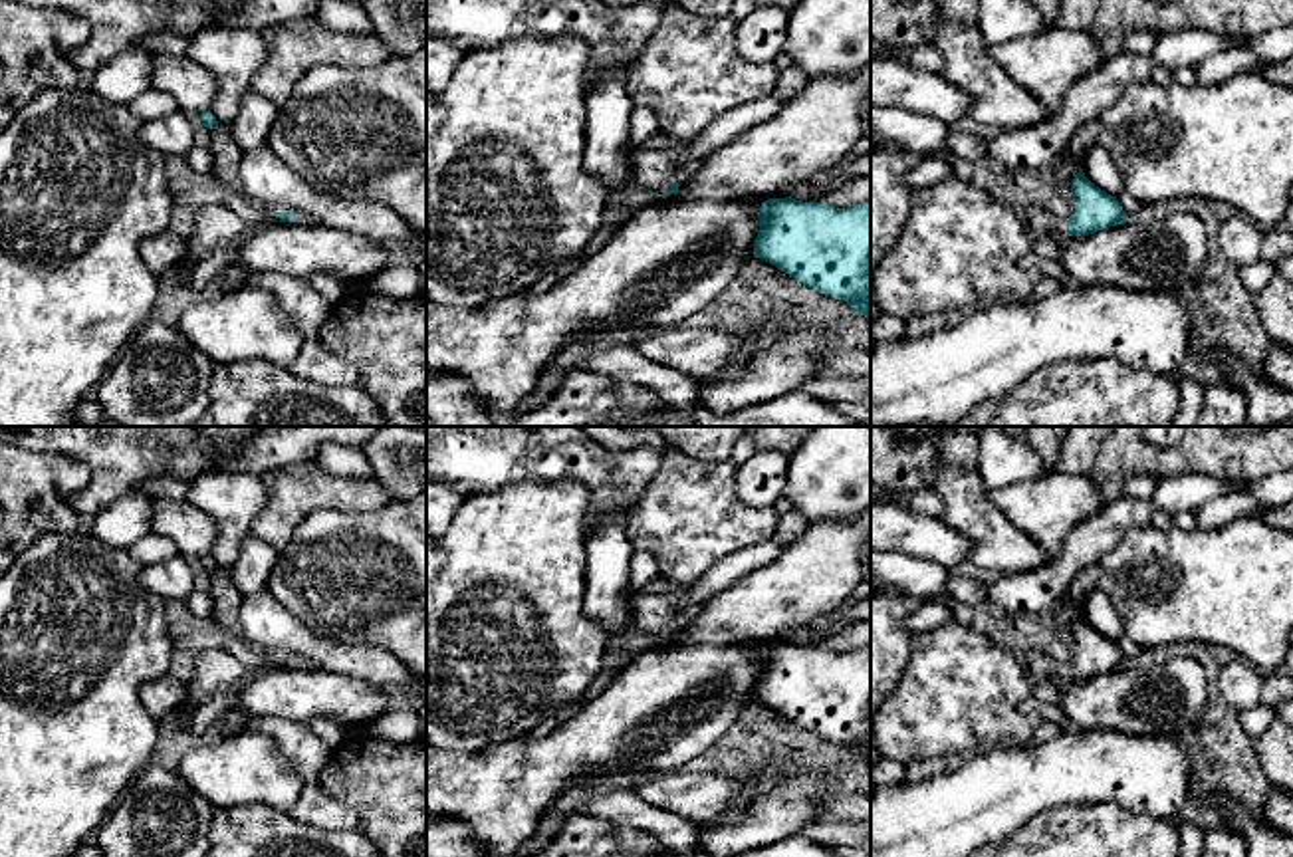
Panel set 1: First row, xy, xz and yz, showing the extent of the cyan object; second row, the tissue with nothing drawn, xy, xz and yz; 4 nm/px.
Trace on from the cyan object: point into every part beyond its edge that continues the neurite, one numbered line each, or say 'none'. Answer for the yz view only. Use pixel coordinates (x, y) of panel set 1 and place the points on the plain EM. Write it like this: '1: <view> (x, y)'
1: yz (1042, 667)

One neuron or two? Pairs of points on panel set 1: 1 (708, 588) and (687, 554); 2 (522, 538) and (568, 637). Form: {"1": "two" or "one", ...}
{"1": "two", "2": "one"}

